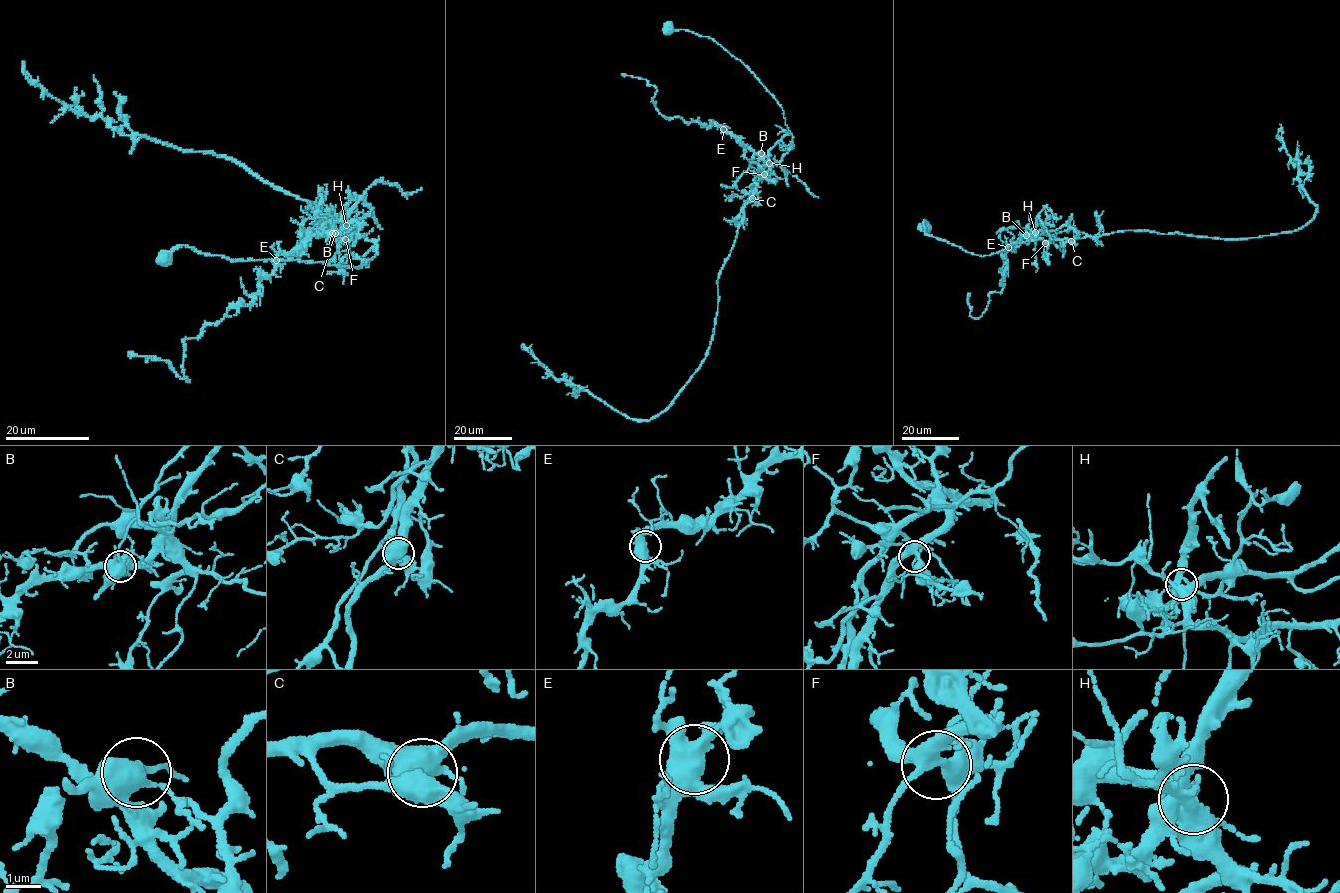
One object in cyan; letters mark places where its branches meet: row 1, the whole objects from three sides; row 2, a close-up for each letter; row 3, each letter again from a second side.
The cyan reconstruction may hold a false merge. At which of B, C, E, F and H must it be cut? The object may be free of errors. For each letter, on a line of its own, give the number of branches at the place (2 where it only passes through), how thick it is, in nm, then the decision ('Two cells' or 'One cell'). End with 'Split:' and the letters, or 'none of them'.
B: Branches: 5. Thickness 440 nm. One cell
C: Branches: 5. Thickness 500 nm. One cell
E: Branches: 5. Thickness 550 nm. One cell
F: Branches: 5. Thickness 400 nm. One cell
H: Branches: 5. Thickness 500 nm. Two cells
Split: H

